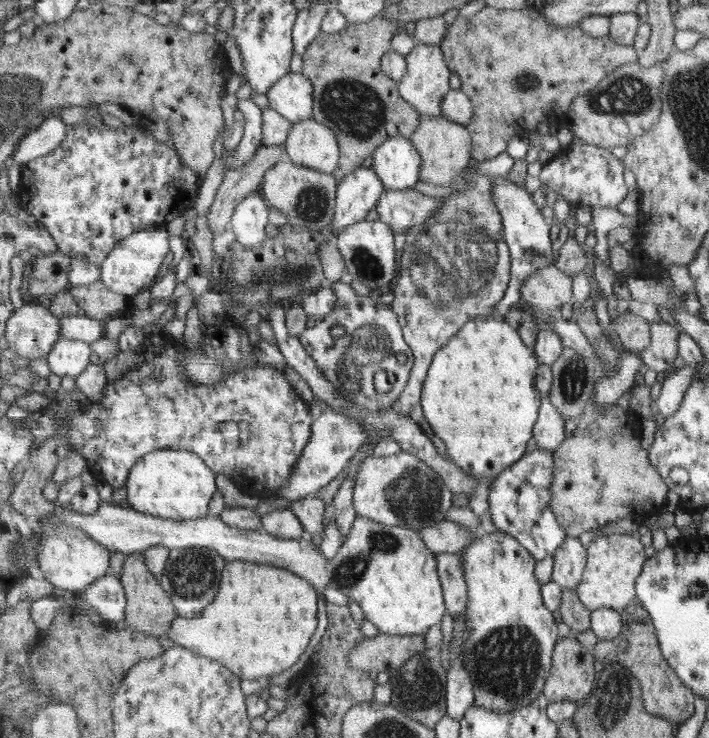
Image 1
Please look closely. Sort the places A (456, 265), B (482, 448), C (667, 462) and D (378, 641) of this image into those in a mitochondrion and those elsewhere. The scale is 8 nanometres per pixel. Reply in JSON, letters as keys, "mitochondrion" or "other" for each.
{"A":"mitochondrion","B":"other","C":"other","D":"other"}

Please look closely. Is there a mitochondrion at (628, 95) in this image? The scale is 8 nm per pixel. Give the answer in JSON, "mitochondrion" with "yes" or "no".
{"mitochondrion":"yes"}

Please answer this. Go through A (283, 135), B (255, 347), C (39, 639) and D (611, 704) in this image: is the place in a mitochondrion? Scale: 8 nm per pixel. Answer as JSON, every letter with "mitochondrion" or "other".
{"A":"other","B":"other","C":"other","D":"mitochondrion"}

